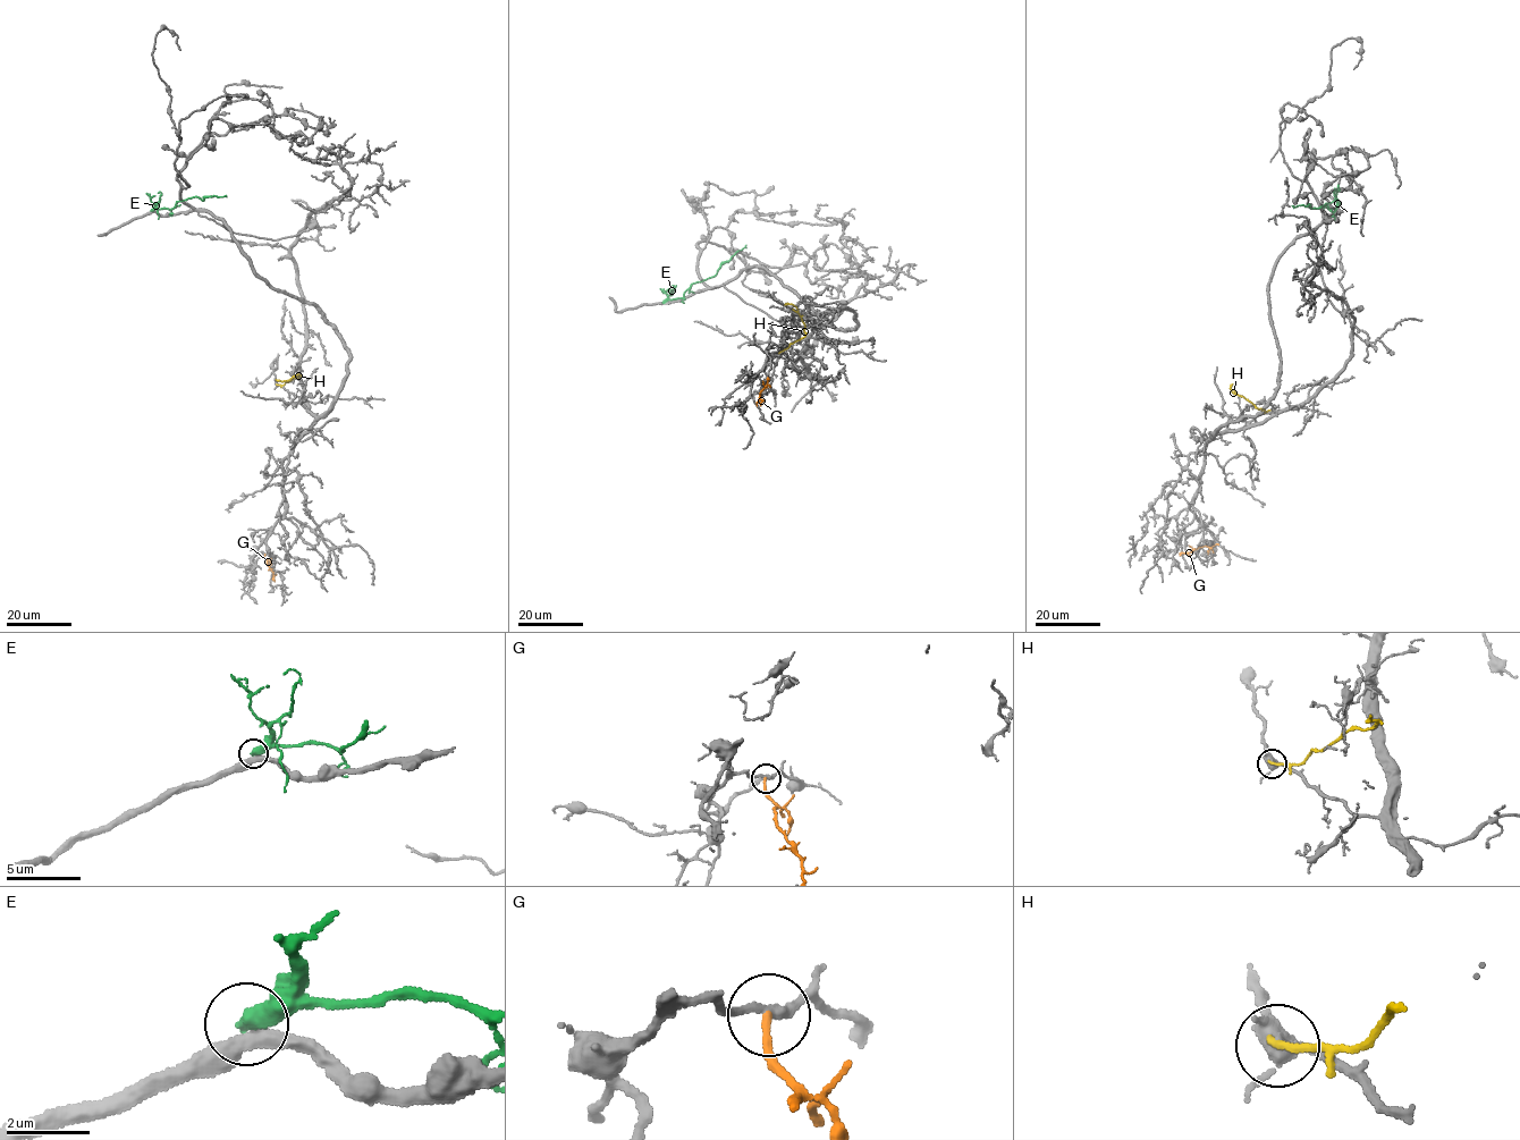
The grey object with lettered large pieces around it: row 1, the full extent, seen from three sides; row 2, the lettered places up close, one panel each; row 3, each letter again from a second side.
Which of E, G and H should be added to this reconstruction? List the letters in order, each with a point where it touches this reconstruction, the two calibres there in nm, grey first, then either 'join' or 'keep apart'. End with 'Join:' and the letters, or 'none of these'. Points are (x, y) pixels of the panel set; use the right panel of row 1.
E: contact (1340, 205); calibres 360 and 480 nm; keep apart
G: contact (1217, 545); calibres 240 and 190 nm; keep apart
H: contact (1268, 411); calibres 200 and 180 nm; keep apart
Join: none of these

